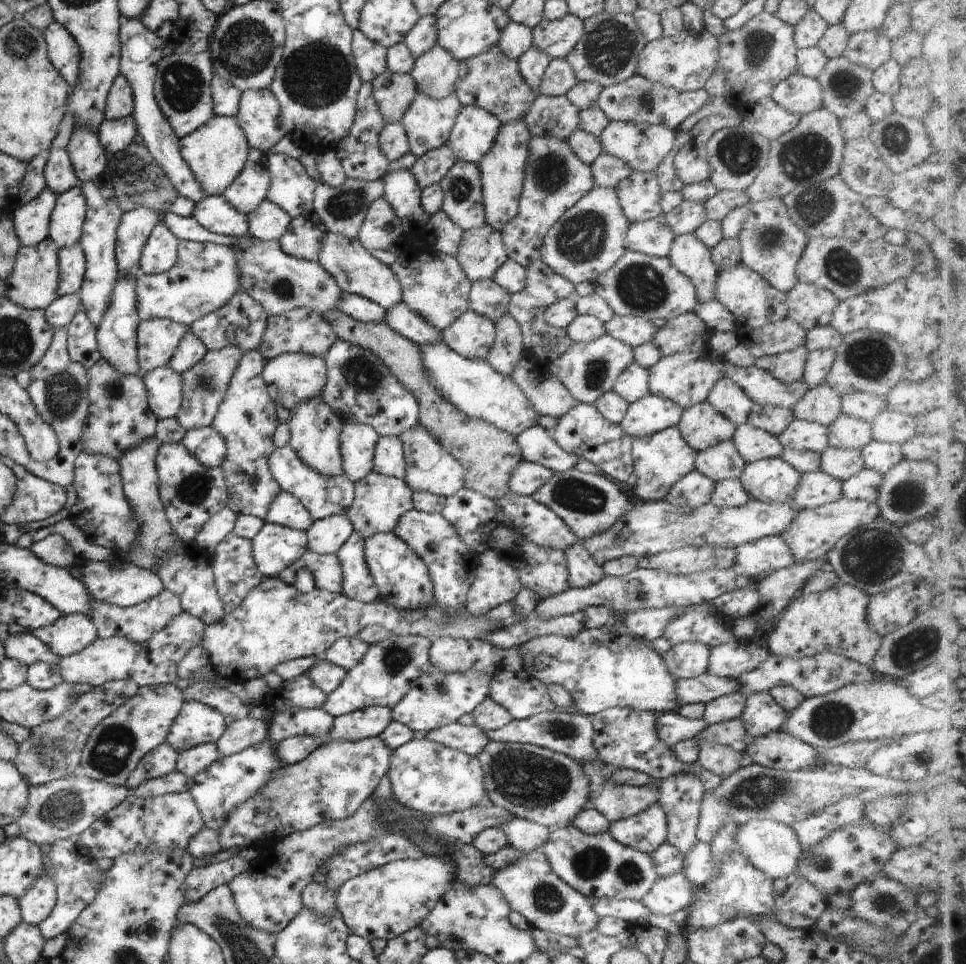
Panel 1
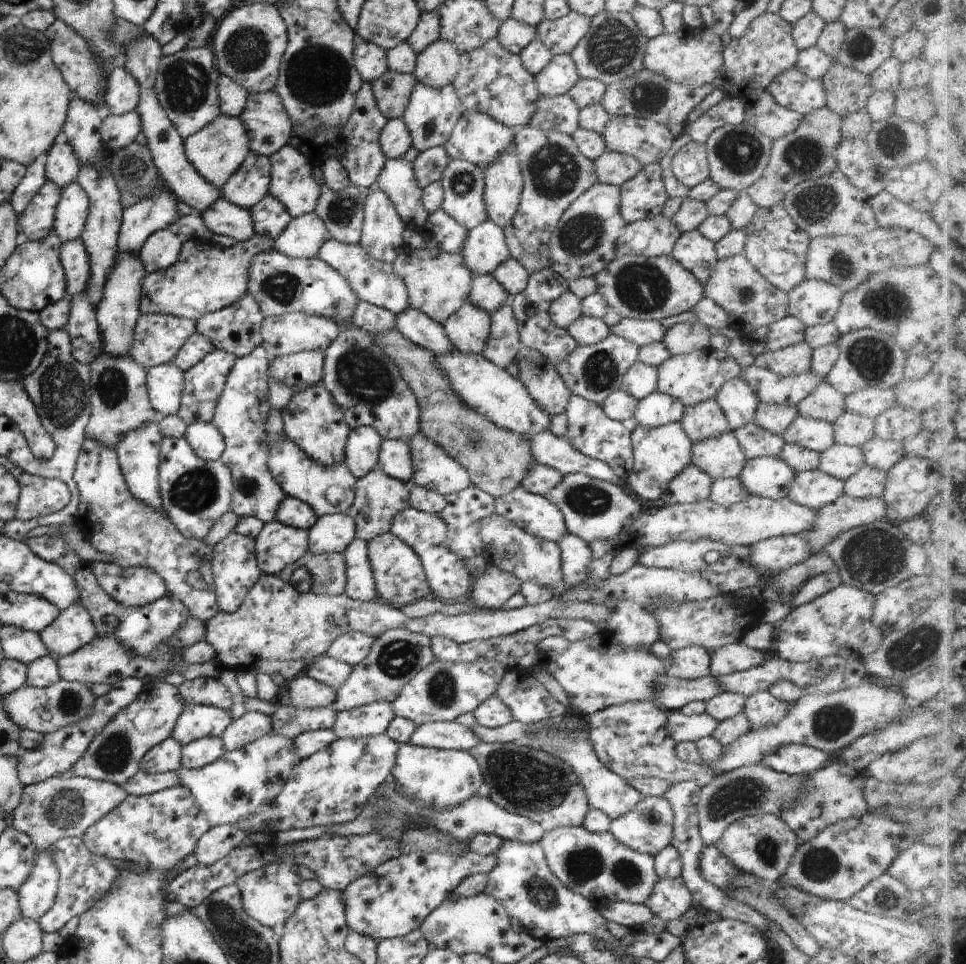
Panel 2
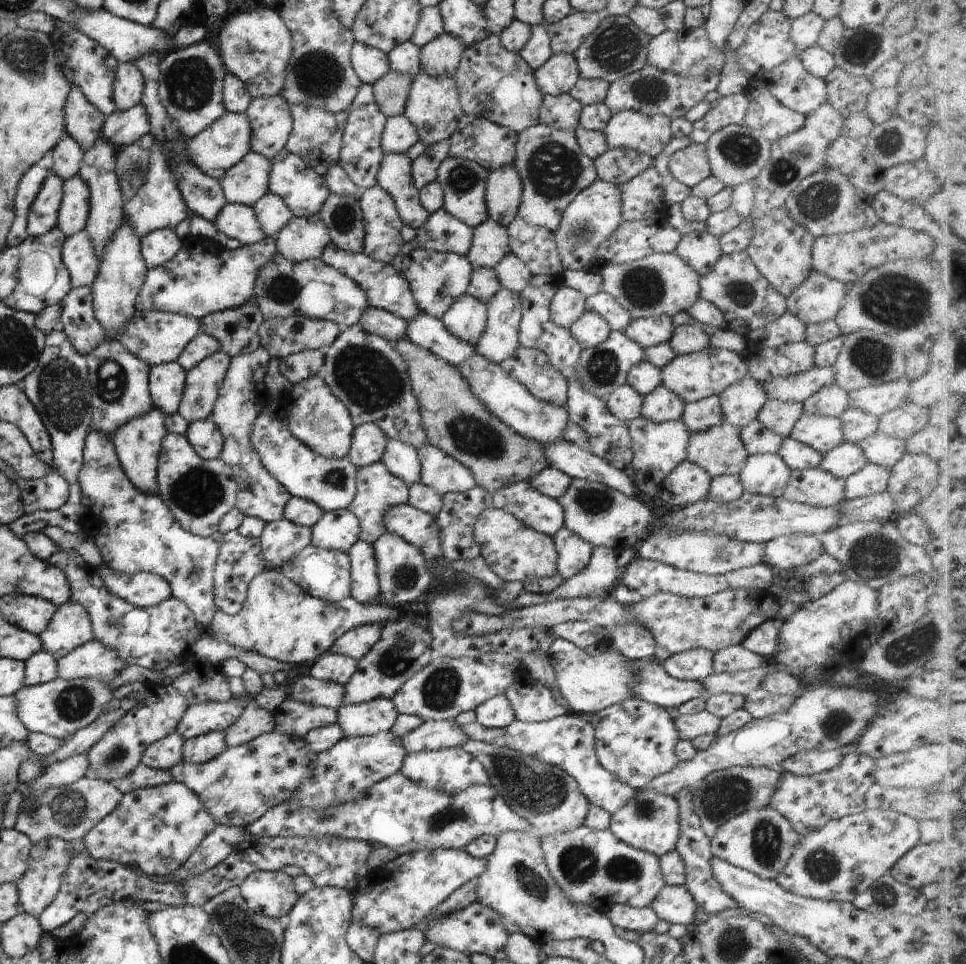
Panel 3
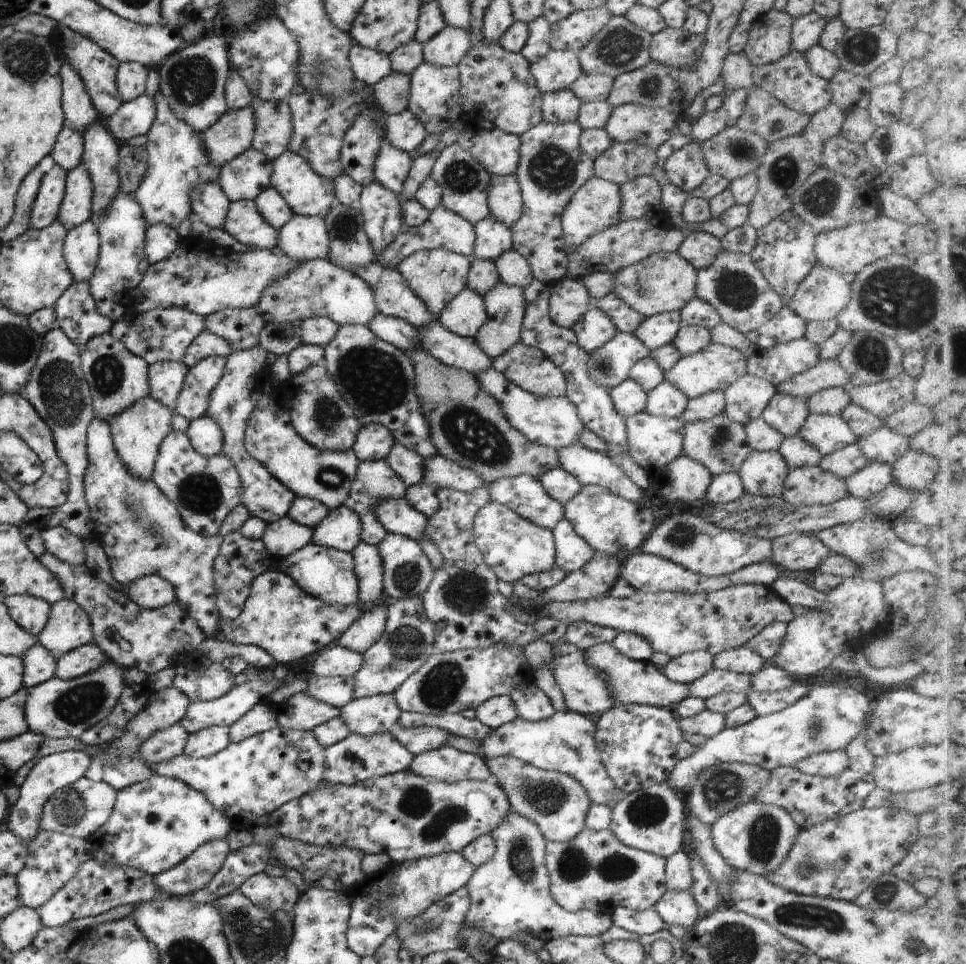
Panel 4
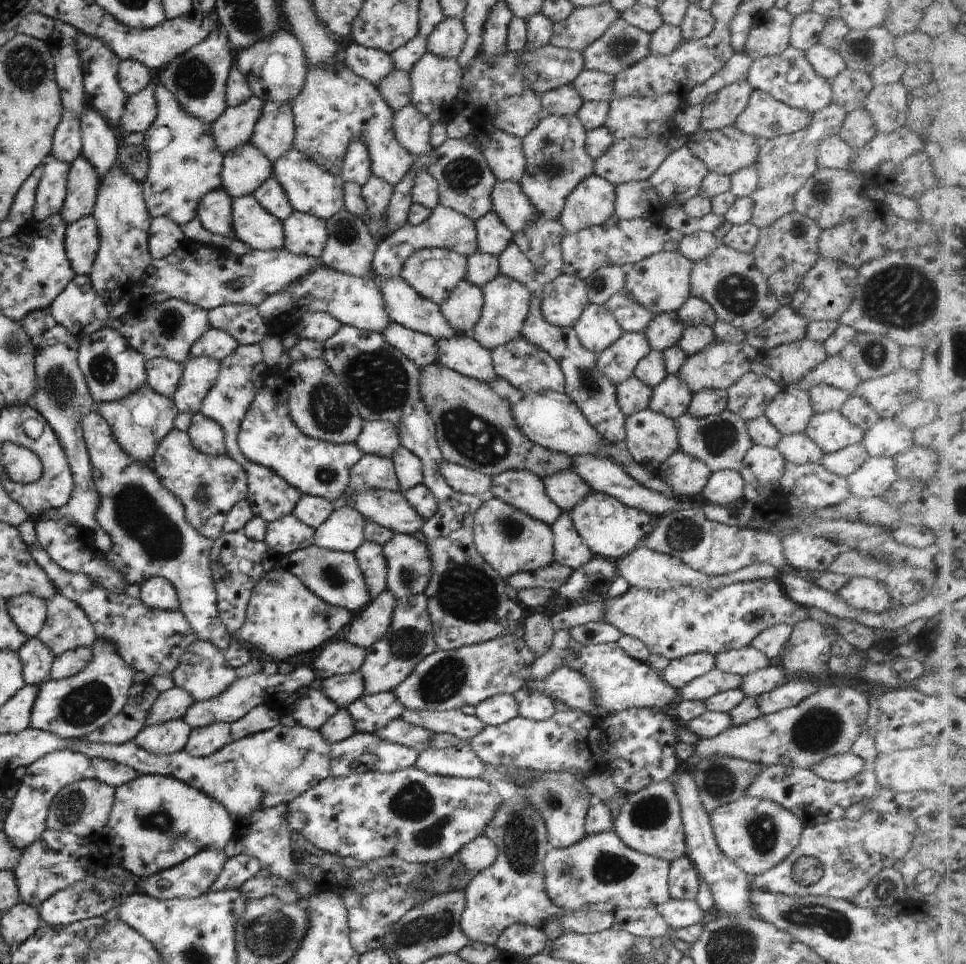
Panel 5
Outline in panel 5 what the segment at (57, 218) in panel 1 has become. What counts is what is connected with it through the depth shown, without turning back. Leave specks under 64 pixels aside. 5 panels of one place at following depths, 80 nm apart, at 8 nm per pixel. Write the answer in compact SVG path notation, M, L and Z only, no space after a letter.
M75 157L69 164L66 180L66 195L58 215L66 225L85 218L92 213L96 199L96 172L82 157Z

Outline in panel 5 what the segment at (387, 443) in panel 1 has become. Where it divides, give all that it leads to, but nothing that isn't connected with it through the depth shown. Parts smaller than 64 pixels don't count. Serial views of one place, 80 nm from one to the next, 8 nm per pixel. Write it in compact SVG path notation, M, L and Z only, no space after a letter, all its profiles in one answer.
M399 445L388 459L393 463L401 492L422 483L422 464L412 452Z

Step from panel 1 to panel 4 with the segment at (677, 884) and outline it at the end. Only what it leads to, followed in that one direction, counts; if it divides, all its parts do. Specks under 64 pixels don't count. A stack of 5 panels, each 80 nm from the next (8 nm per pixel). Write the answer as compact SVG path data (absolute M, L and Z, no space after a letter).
M666 890L652 909L663 922L673 926L689 928L702 914L689 891Z

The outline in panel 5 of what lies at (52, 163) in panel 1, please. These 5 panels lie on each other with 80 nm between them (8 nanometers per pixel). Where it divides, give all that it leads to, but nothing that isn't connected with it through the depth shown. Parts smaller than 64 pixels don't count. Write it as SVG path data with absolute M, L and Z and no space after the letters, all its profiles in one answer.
M63 115L52 136L50 156L55 161L70 164L81 150L80 124L77 118Z

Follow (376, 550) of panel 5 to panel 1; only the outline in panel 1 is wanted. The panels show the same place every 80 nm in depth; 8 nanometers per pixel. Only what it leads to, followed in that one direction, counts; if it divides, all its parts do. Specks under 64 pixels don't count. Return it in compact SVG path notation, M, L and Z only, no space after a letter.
M351 531L334 556L340 566L341 588L344 595L362 603L372 603L379 599L379 596L364 563L363 541L359 533Z

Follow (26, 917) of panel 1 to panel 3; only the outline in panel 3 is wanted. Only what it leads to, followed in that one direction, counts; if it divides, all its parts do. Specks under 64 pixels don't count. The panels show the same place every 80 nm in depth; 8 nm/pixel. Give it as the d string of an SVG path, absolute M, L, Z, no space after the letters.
M41 839L39 842L32 843L28 852L27 870L15 884L18 890L18 903L23 913L37 919L40 912L43 912L48 904L51 904L53 897L57 894L61 875L68 867L69 847L70 842L61 839Z

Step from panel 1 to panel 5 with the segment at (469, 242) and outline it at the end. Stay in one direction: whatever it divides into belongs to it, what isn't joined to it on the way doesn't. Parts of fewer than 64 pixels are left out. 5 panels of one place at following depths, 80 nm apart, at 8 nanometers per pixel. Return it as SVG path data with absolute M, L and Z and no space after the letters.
M493 211L474 220L477 252L497 258L510 243L512 232L497 218Z

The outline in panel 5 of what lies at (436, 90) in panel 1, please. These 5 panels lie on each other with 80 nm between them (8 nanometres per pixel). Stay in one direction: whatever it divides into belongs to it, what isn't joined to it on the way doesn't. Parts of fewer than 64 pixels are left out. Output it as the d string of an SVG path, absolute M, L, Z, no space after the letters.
M444 18L426 36L426 52L442 59L456 60L466 37L459 19Z

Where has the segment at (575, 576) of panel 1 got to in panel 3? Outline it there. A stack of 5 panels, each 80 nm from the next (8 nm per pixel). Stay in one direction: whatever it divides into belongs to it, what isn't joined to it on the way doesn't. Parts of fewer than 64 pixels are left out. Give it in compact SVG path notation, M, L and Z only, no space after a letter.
M561 527L551 538L557 553L556 572L563 579L581 572L588 563L592 546L565 527Z

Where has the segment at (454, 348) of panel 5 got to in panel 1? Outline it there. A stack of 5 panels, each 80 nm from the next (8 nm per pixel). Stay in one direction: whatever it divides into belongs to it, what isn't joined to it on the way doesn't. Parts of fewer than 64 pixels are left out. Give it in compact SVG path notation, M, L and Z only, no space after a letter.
M401 300L397 304L393 304L391 308L384 310L382 320L391 330L416 345L440 339L437 337L437 331L411 312Z

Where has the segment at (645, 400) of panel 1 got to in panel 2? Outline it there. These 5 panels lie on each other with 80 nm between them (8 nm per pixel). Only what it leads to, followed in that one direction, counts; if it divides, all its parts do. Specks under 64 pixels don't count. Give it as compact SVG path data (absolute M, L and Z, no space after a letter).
M653 391L651 394L648 394L641 400L637 401L631 416L631 421L628 421L627 424L629 426L635 424L639 427L657 428L669 423L679 423L682 417L683 407L684 406L677 399L663 393Z

